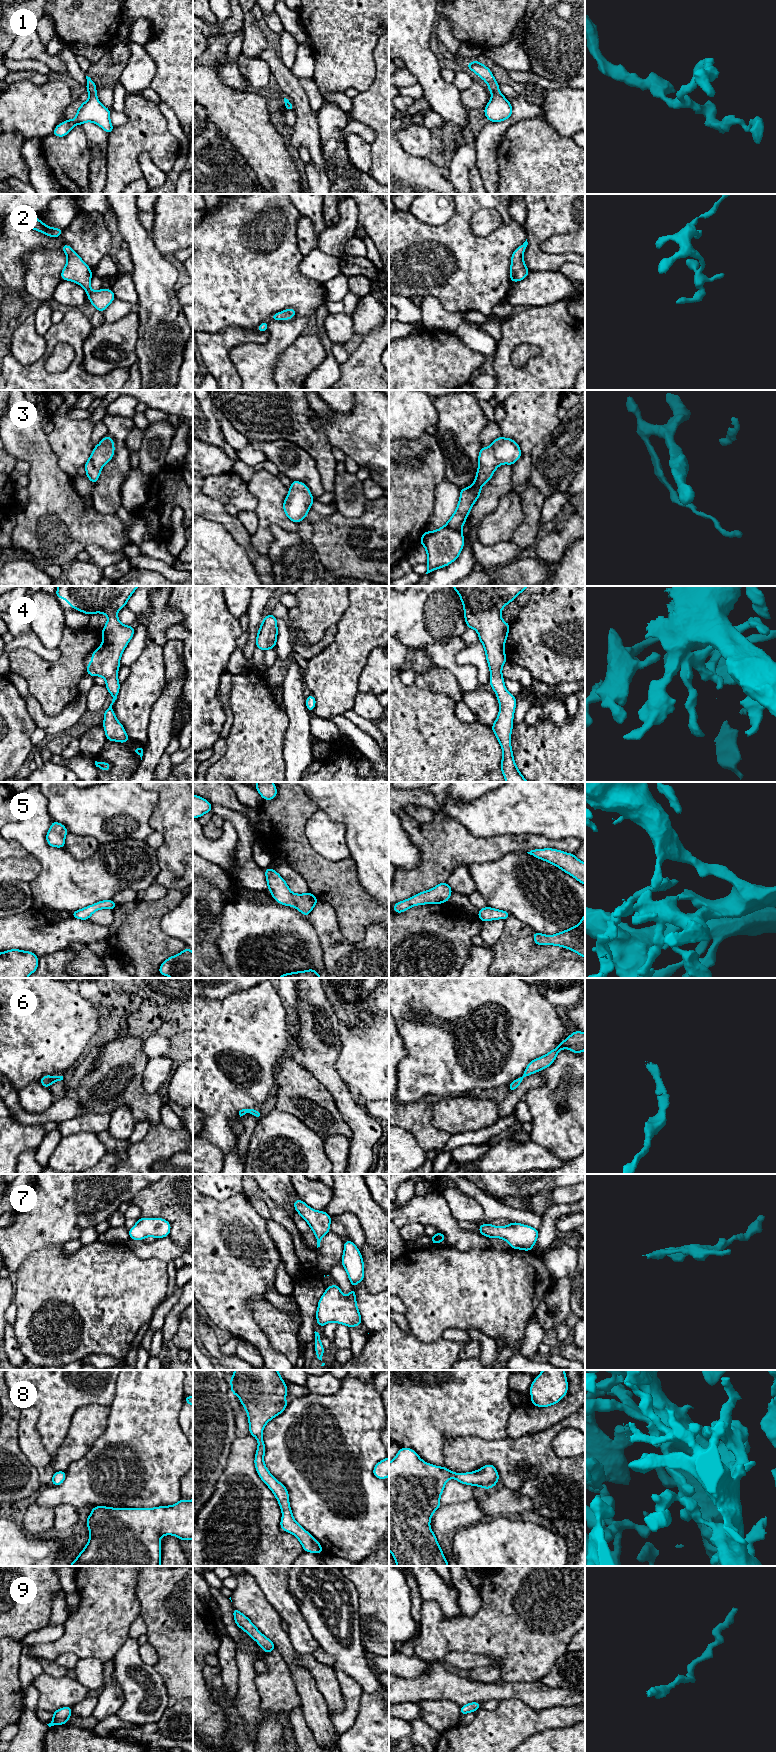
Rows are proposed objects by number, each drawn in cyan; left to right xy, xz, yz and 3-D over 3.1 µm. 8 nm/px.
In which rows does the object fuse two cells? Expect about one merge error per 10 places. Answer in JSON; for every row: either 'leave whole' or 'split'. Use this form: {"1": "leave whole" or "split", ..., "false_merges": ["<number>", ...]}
{"1": "leave whole", "2": "leave whole", "3": "leave whole", "4": "leave whole", "5": "leave whole", "6": "leave whole", "7": "leave whole", "8": "leave whole", "9": "leave whole", "false_merges": []}

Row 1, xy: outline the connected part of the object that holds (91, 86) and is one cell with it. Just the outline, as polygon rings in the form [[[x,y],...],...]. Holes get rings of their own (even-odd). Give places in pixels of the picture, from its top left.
[[[86,76],[87,86],[89,92],[89,99],[81,104],[77,109],[76,117],[74,120],[67,119],[63,123],[58,124],[53,135],[64,137],[72,130],[75,125],[82,125],[85,122],[93,122],[103,128],[107,134],[110,134],[114,126],[110,122],[110,110],[103,106],[97,98],[96,85],[94,81]]]

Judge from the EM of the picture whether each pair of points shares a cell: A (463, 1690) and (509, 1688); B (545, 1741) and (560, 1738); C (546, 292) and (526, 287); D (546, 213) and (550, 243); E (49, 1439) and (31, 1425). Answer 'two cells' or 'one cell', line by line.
A: one cell
B: one cell
C: one cell
D: two cells
E: two cells

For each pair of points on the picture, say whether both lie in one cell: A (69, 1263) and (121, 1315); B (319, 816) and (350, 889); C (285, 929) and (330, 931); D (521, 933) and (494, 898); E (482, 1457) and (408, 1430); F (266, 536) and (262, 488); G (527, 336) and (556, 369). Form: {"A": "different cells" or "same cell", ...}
{"A": "same cell", "B": "different cells", "C": "different cells", "D": "different cells", "E": "different cells", "F": "same cell", "G": "same cell"}

